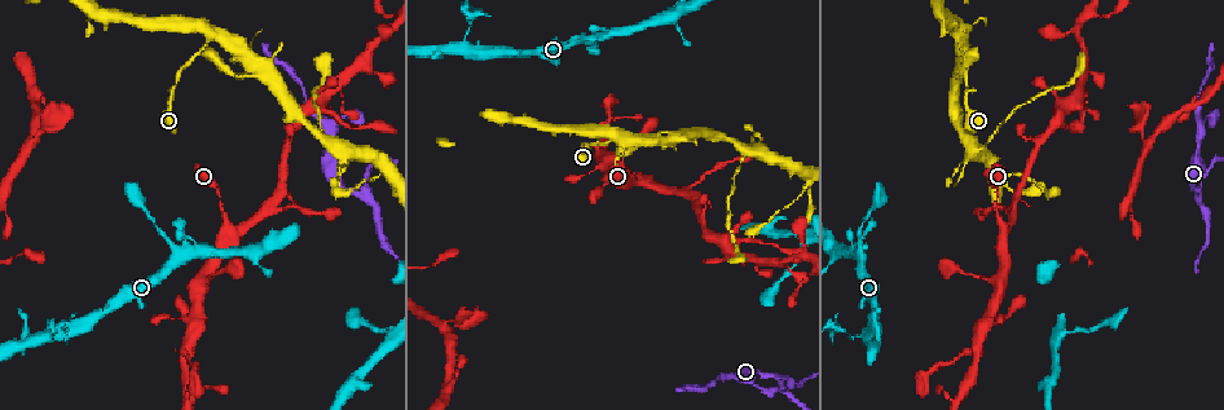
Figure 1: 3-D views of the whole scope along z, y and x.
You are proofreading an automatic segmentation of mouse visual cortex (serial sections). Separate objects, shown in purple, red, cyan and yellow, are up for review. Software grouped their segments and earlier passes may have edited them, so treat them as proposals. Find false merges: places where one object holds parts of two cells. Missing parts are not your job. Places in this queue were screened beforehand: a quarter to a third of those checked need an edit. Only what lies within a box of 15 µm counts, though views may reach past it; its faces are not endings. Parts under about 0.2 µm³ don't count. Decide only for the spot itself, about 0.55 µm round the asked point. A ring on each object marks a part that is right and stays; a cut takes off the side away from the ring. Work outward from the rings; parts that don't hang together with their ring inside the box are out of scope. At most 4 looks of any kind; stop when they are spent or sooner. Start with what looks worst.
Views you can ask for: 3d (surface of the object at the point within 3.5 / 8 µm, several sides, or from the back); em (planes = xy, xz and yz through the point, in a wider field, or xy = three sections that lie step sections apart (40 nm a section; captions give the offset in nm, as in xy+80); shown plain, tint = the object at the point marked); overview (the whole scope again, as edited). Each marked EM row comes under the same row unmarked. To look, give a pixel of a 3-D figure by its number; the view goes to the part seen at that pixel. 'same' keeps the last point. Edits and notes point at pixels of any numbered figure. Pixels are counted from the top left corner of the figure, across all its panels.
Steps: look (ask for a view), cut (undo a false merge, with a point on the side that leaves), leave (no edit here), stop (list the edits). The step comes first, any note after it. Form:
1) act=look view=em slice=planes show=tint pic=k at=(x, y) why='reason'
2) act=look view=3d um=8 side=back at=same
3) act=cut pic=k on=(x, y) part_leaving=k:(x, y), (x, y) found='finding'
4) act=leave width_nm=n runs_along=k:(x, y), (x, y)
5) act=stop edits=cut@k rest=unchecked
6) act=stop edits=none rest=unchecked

act=look view=3d um=3.5 side=back pic=1 at=(359, 197) why='arms part here'

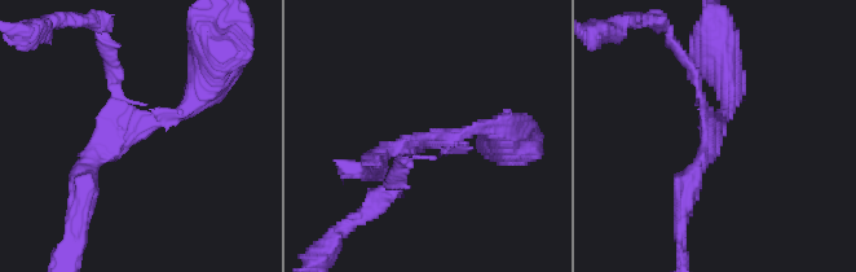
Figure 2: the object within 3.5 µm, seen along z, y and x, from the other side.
act=leave arms=3 runs_along=2:(207, 87), (131, 131), (84, 187) found='one cell here'

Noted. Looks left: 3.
act=look view=3d um=3.5 pic=1 at=(470, 24) why='thin neck'

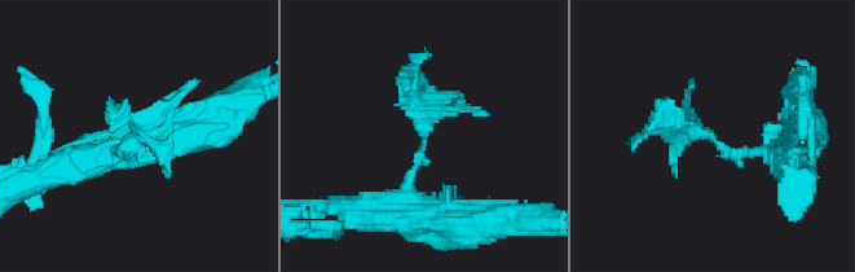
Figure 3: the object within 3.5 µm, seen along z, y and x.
act=look view=em slice=xy step=3 show=tint pic=3 at=(424, 143) why='shape alone is not enough'

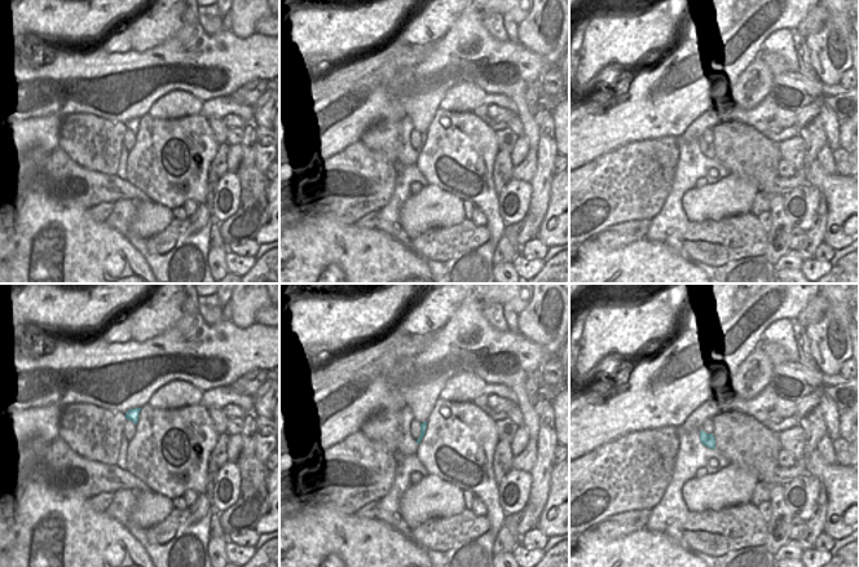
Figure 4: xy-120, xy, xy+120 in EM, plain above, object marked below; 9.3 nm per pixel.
act=leave runs_along=3:(796, 145), (726, 153), (709, 132), (653, 124) found='one cell here'

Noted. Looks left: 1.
act=stop edits=none rest=unchecked

